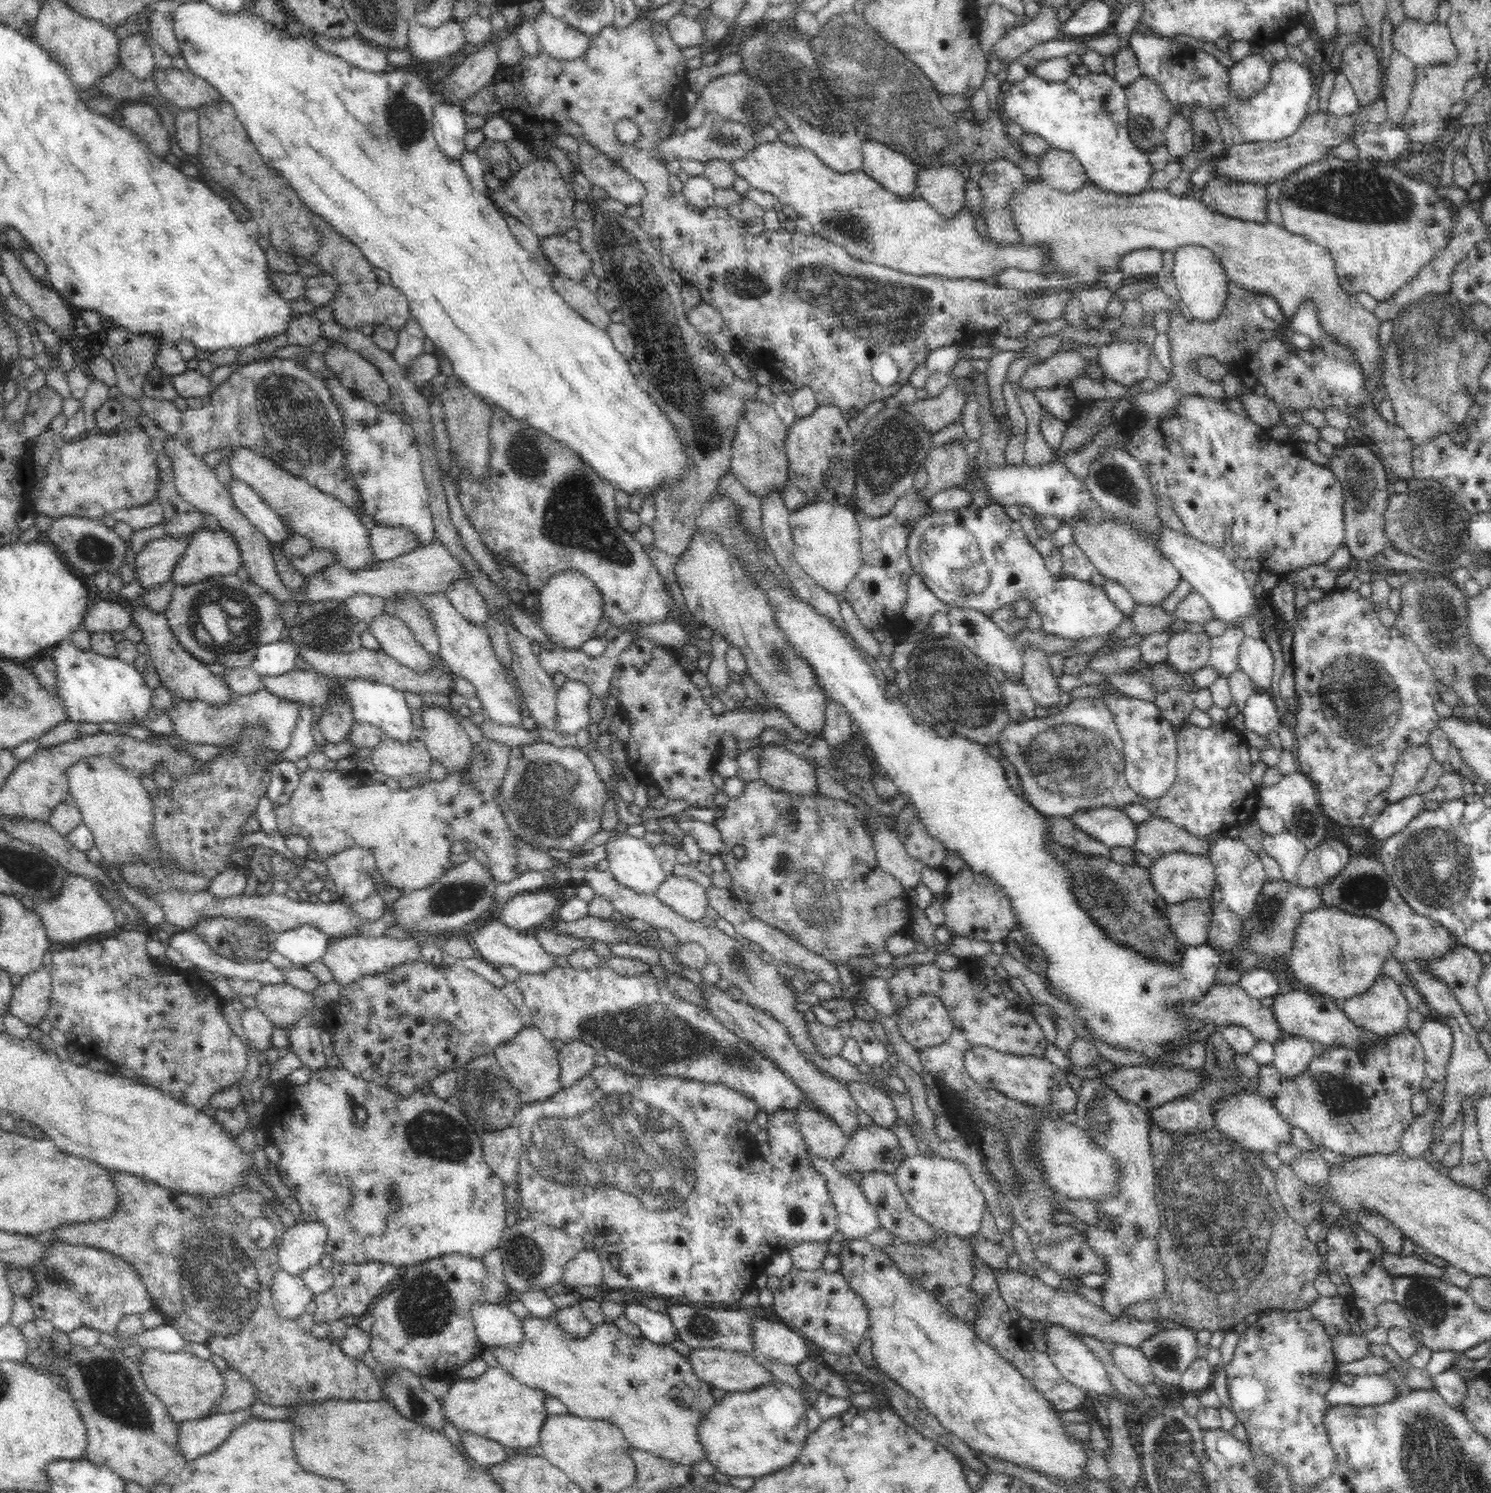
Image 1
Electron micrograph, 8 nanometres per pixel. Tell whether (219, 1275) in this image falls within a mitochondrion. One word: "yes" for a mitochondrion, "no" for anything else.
yes

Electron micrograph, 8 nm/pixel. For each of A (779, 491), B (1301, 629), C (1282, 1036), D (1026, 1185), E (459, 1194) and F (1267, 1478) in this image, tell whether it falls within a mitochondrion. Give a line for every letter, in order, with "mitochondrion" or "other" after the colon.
A: other
B: other
C: other
D: mitochondrion
E: other
F: mitochondrion

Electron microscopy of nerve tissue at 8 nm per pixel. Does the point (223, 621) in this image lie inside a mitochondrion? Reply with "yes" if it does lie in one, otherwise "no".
yes

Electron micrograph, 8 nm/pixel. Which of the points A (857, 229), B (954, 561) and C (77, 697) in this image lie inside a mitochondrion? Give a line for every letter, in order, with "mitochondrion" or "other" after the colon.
A: mitochondrion
B: mitochondrion
C: other

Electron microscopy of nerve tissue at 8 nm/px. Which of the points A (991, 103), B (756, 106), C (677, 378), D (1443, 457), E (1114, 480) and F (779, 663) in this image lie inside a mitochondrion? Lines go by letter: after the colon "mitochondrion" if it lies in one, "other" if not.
A: other
B: mitochondrion
C: mitochondrion
D: other
E: mitochondrion
F: mitochondrion

